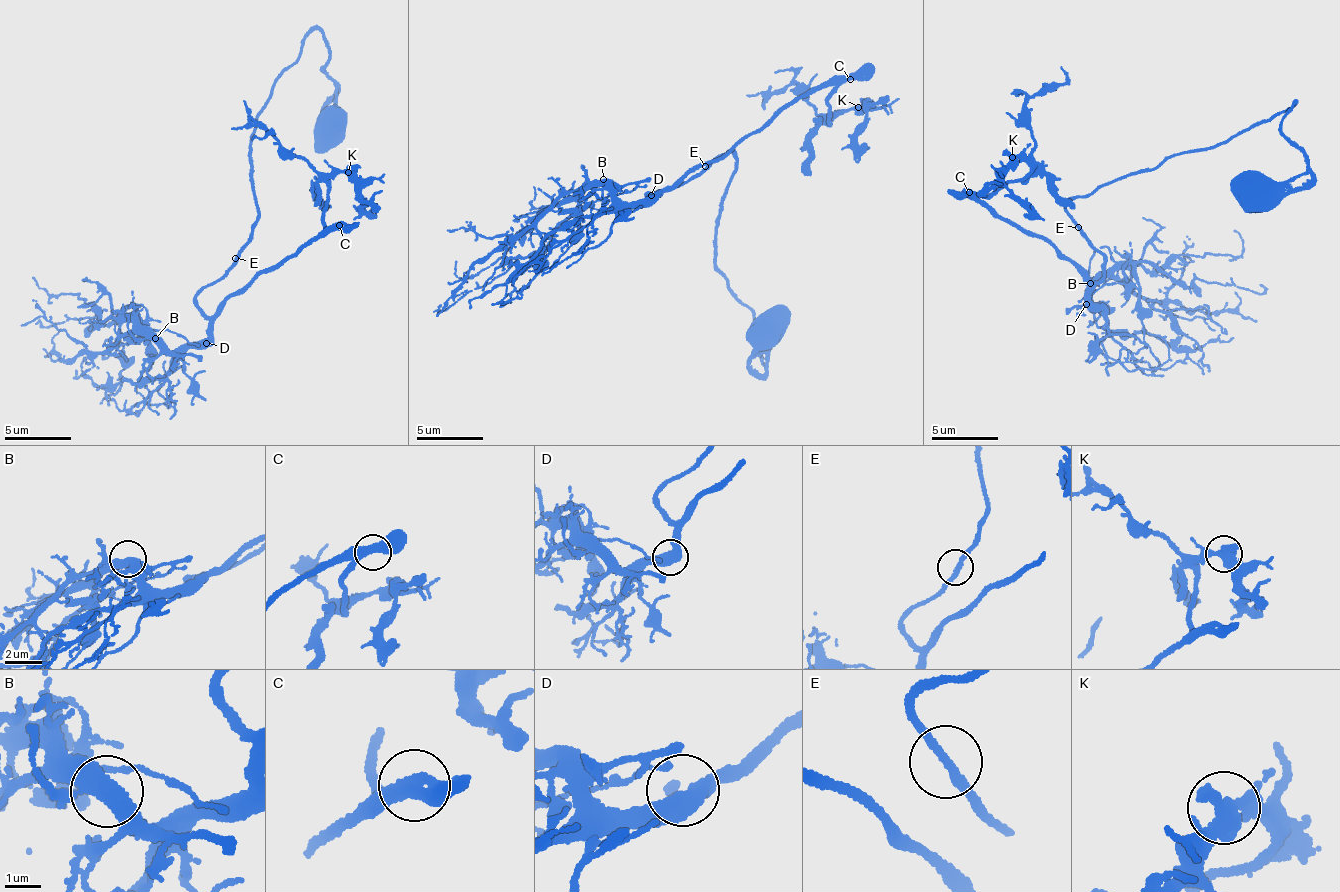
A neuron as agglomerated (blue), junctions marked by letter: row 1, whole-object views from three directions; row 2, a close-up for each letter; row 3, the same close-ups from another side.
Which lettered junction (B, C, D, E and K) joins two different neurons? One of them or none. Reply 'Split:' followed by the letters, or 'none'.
Split: none

